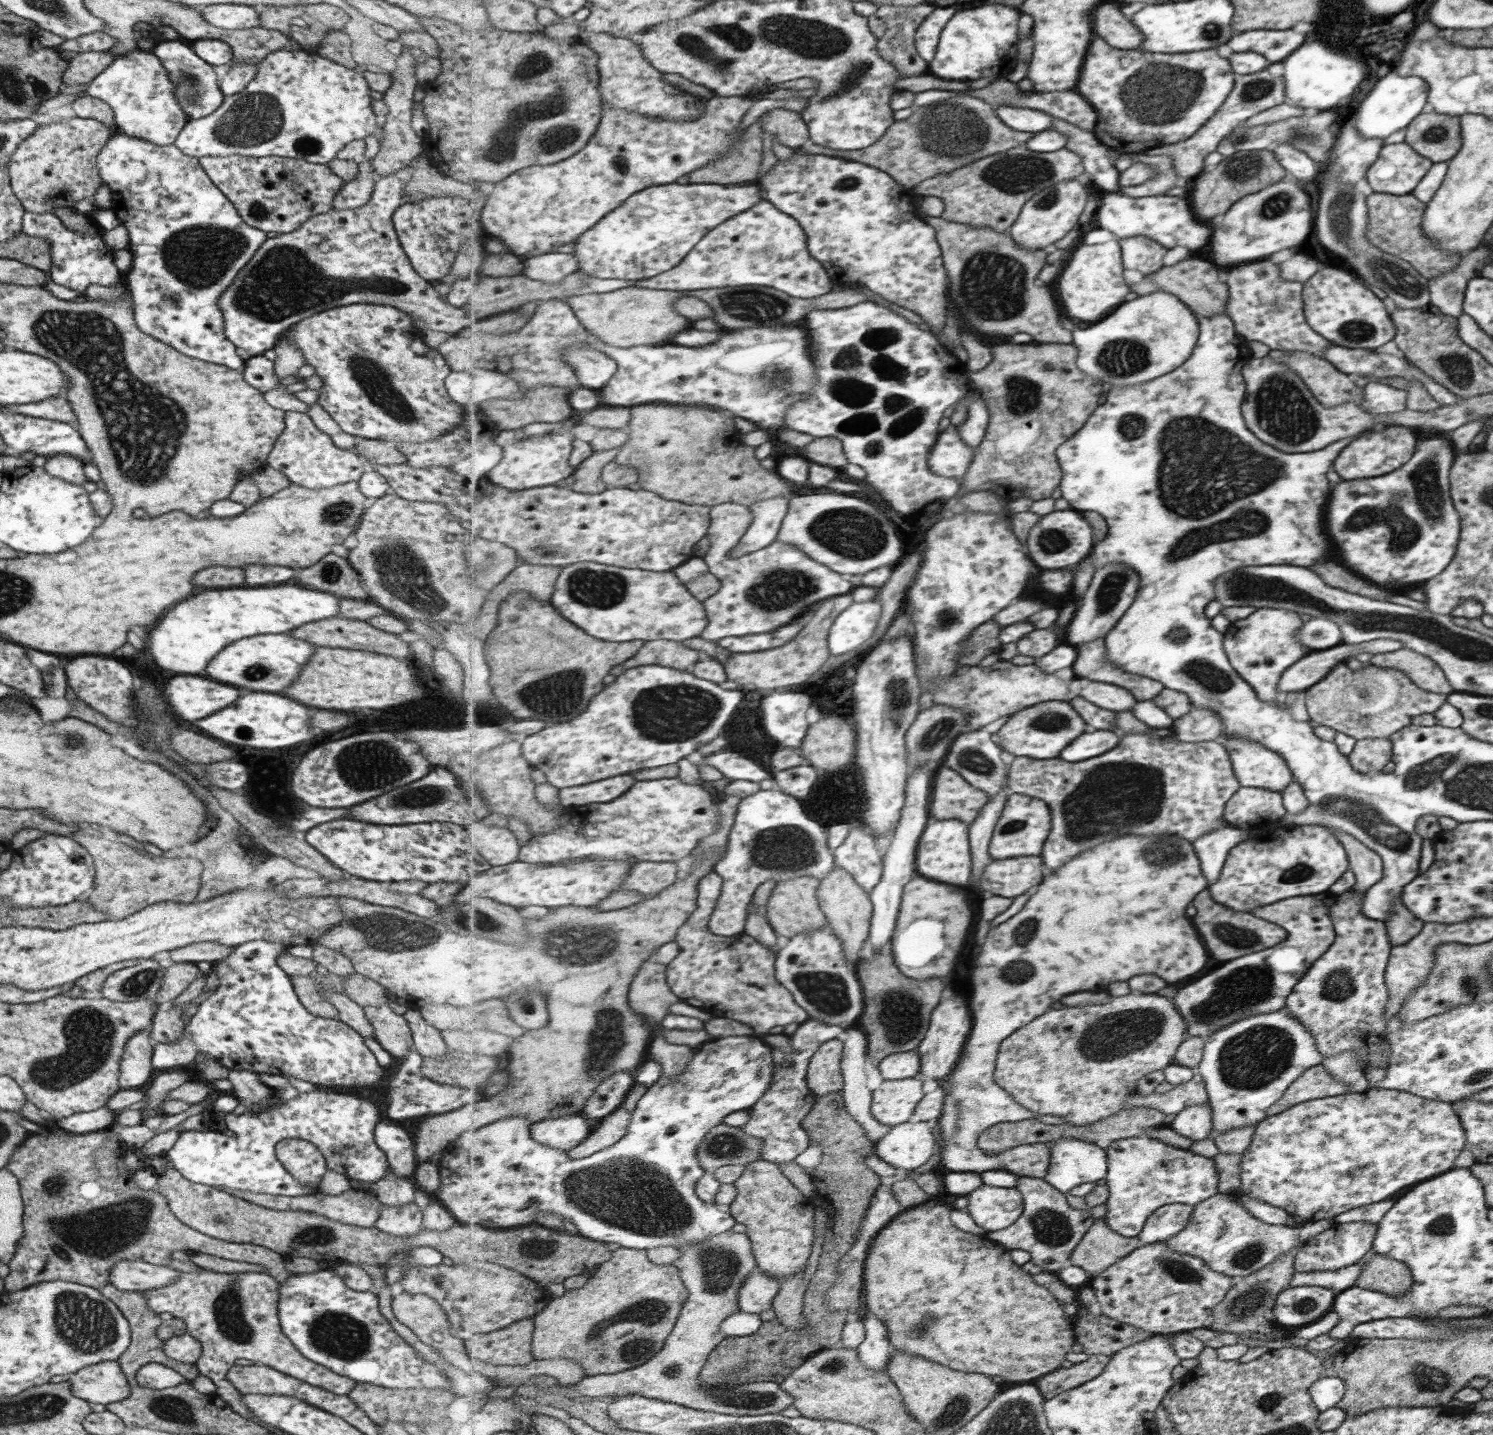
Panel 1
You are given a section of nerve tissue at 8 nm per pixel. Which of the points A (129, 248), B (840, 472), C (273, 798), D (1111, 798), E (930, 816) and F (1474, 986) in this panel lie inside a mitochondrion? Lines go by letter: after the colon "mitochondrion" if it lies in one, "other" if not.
A: other
B: other
C: other
D: mitochondrion
E: other
F: mitochondrion

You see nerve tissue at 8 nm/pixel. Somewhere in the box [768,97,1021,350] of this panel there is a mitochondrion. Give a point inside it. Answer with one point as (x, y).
(954, 131)

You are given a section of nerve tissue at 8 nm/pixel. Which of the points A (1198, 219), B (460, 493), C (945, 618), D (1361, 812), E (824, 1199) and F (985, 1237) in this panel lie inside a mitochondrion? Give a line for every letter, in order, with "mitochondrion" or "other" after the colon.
A: other
B: other
C: mitochondrion
D: mitochondrion
E: other
F: other

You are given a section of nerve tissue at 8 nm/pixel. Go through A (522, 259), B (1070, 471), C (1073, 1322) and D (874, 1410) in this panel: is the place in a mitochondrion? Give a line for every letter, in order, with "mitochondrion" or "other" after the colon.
A: other
B: other
C: other
D: other

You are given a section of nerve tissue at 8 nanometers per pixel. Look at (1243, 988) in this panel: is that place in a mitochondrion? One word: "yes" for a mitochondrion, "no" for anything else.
yes

